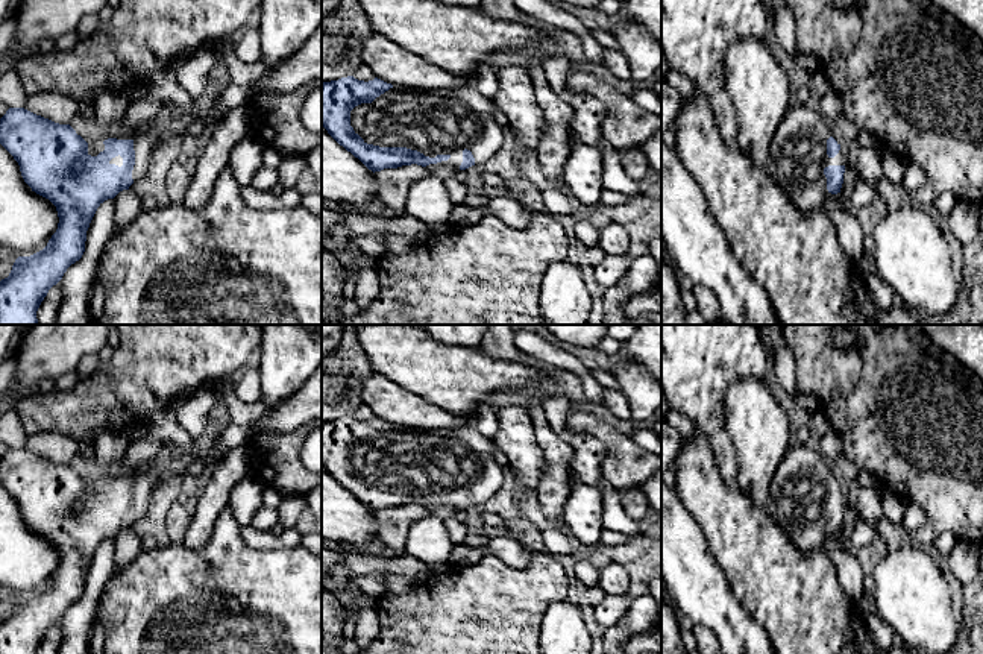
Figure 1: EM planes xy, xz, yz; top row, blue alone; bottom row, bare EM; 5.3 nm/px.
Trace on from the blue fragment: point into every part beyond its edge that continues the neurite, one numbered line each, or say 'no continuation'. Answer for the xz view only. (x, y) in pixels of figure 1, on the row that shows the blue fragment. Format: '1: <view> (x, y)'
1: xz (434, 122)

